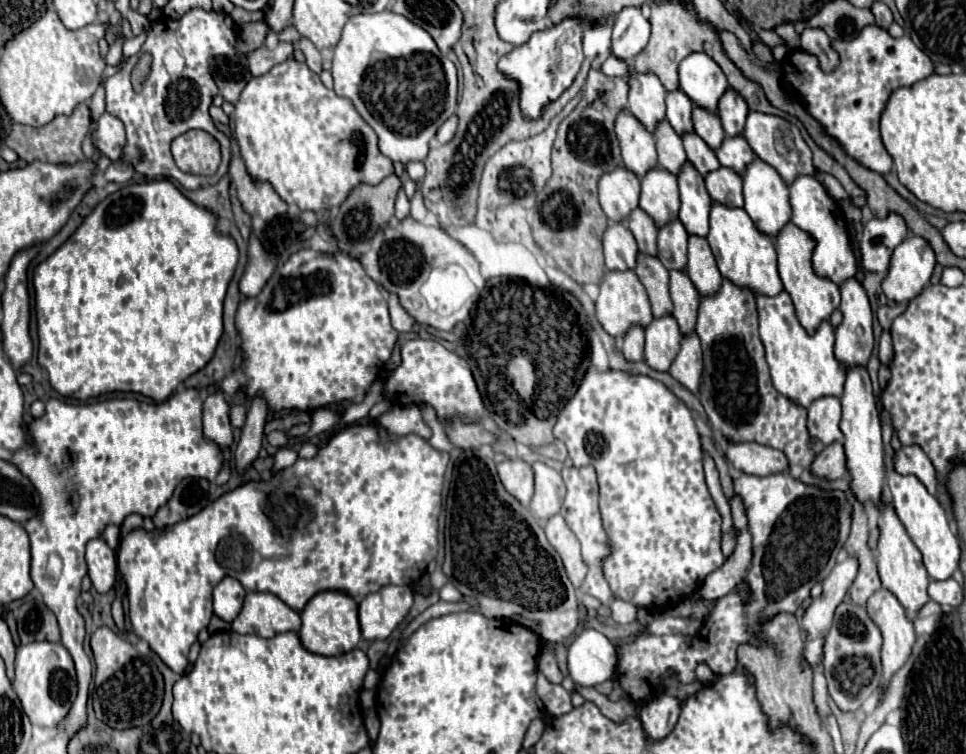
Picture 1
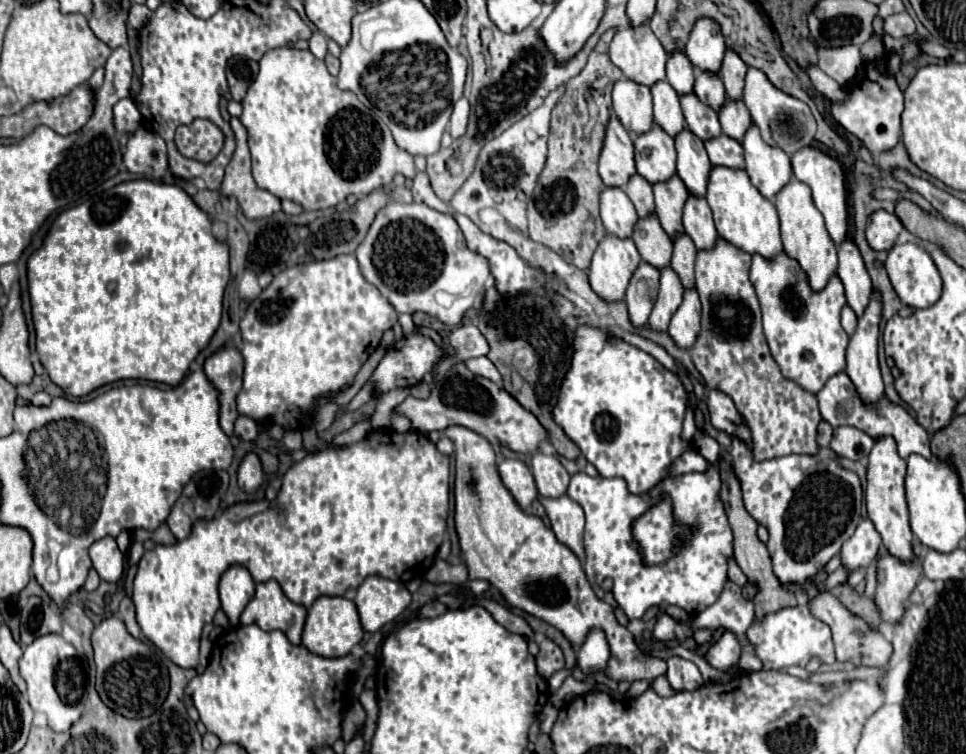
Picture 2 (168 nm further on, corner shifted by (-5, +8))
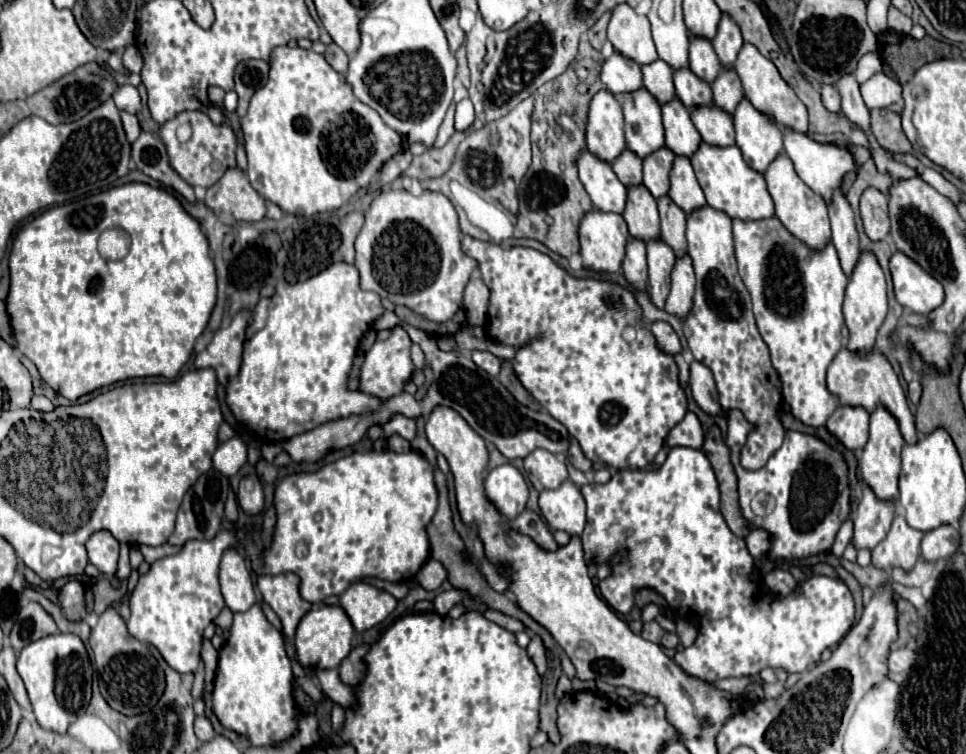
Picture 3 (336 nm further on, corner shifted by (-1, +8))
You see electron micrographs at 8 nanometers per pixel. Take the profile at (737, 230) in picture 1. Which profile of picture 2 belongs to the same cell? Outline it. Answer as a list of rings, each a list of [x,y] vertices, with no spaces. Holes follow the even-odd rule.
[[[712,168],[708,180],[706,202],[712,208],[714,224],[718,236],[728,244],[740,248],[742,252],[754,256],[760,254],[766,260],[774,260],[782,252],[780,240],[780,224],[776,208],[770,200],[766,200],[750,182],[744,170],[730,170],[730,168]]]

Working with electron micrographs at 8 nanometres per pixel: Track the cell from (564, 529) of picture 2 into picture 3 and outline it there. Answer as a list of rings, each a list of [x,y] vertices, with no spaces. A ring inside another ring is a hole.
[[[566,480],[556,490],[540,492],[538,504],[552,530],[564,530],[572,536],[582,534],[586,524],[586,504],[580,486]]]

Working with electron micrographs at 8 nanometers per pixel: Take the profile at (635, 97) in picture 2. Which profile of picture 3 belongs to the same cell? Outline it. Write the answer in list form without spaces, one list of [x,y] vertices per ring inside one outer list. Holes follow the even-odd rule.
[[[614,50],[610,58],[602,64],[602,84],[612,94],[624,94],[634,92],[642,86],[642,72],[640,66],[634,60],[628,60],[628,56],[620,56],[620,52]]]

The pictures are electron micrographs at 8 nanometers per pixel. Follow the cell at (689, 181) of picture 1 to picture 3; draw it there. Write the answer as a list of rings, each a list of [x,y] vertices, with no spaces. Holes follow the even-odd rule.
[[[678,96],[662,106],[662,122],[666,134],[666,146],[680,156],[692,156],[700,146],[700,132],[696,132],[690,110],[682,104]]]

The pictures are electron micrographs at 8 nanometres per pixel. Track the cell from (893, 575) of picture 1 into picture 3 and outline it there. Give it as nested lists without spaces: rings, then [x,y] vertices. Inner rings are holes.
[[[882,404],[876,406],[876,410],[870,414],[870,438],[862,450],[860,468],[864,482],[876,492],[882,500],[894,500],[898,494],[898,476],[900,476],[900,450],[904,446],[904,438],[900,434],[900,426],[896,424],[896,418],[892,412],[888,412]]]

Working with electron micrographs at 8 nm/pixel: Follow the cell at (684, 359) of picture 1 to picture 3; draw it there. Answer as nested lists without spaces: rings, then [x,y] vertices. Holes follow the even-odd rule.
[[[688,254],[678,256],[670,278],[672,278],[672,286],[664,308],[666,312],[676,314],[678,318],[684,320],[692,308],[692,296],[694,296],[694,268]]]

